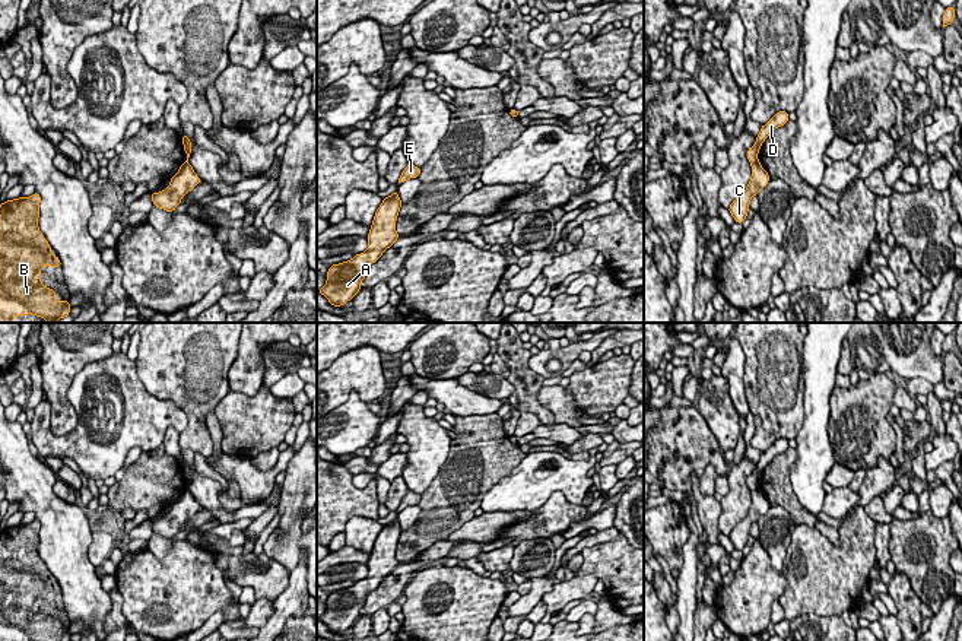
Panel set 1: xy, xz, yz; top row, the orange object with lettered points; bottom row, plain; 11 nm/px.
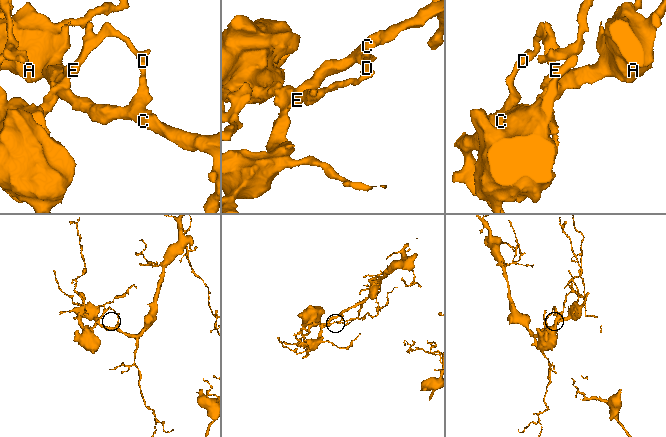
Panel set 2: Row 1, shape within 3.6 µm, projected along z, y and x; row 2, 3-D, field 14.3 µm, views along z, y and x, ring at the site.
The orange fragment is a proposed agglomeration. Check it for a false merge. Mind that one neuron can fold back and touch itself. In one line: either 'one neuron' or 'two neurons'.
one neuron

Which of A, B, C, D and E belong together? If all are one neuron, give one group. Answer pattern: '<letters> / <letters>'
A B C D E

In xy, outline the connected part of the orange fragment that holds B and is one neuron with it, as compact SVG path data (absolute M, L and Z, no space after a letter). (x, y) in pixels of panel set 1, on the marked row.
M41 196L0 204L0 323L34 314L55 323L70 314L69 301L55 301L57 291L41 283L41 270L61 267L38 228Z

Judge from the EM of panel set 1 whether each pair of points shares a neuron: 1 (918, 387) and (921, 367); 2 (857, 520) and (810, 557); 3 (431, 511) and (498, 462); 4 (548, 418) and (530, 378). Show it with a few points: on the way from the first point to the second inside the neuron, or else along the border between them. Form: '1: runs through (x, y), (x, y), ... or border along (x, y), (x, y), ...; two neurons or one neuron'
1: border along (905, 378), (926, 378), (933, 386); two neurons
2: runs through (857, 535), (835, 557), (825, 557); one neuron
3: runs through (443, 492), (473, 462), (479, 462); one neuron
4: runs through (537, 408), (530, 400), (530, 389); one neuron

